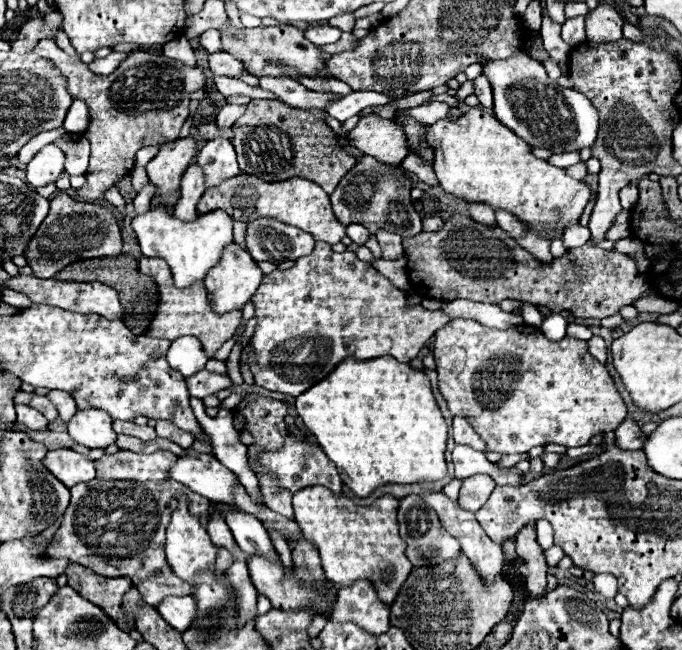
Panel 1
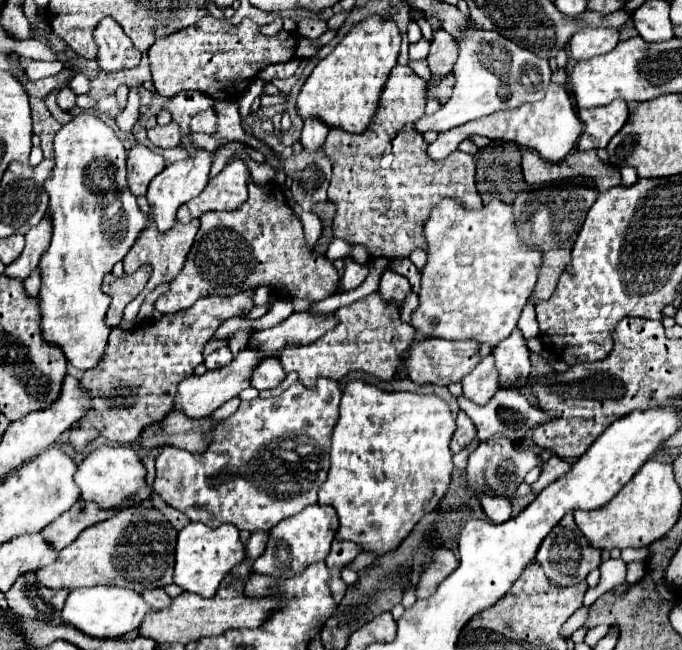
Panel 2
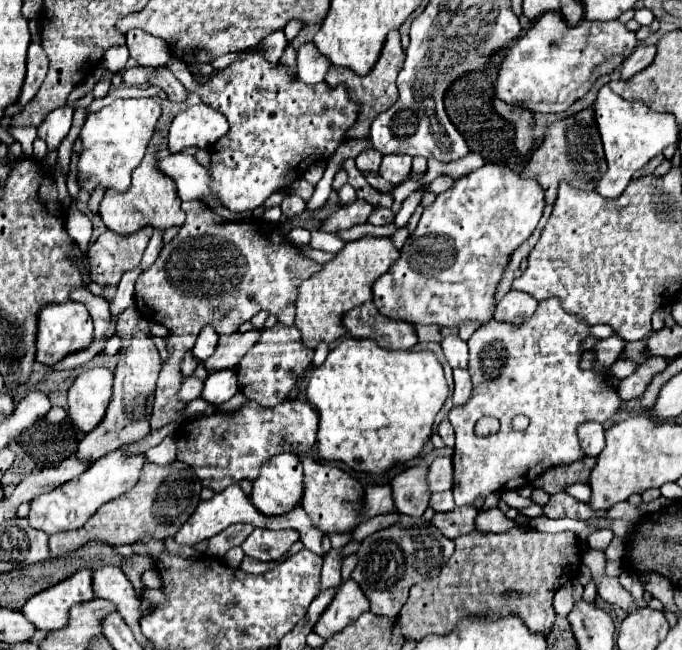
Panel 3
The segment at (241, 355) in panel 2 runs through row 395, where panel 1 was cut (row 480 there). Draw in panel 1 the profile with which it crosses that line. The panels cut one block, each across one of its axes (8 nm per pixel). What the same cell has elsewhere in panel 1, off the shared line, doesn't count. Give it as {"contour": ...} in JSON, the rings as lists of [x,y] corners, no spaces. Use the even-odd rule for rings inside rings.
{"contour":[[[190,450],[186,456],[178,458],[178,464],[170,468],[170,476],[208,500],[238,508],[234,502],[238,476],[220,464],[212,454],[198,454]]]}

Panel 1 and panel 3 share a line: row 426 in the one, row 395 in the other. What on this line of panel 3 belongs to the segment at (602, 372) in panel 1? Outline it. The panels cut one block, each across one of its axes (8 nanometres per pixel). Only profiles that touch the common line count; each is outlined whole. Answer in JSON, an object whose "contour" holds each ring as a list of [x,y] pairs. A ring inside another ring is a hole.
{"contour":[[[548,298],[538,304],[538,310],[522,326],[508,326],[492,320],[488,326],[478,328],[468,340],[470,348],[470,376],[474,384],[472,400],[466,406],[454,406],[448,414],[456,430],[456,456],[454,456],[454,502],[456,506],[474,504],[478,496],[488,496],[498,490],[518,490],[532,484],[548,468],[572,464],[580,460],[582,448],[578,442],[576,428],[582,420],[606,422],[620,408],[620,398],[616,390],[606,384],[606,378],[594,370],[580,370],[580,344],[588,338],[590,326],[582,320],[566,314],[558,298]],[[524,414],[530,418],[530,426],[524,432],[514,432],[512,418]],[[482,416],[496,416],[500,420],[500,430],[494,436],[478,438],[474,434],[474,424]]]}

